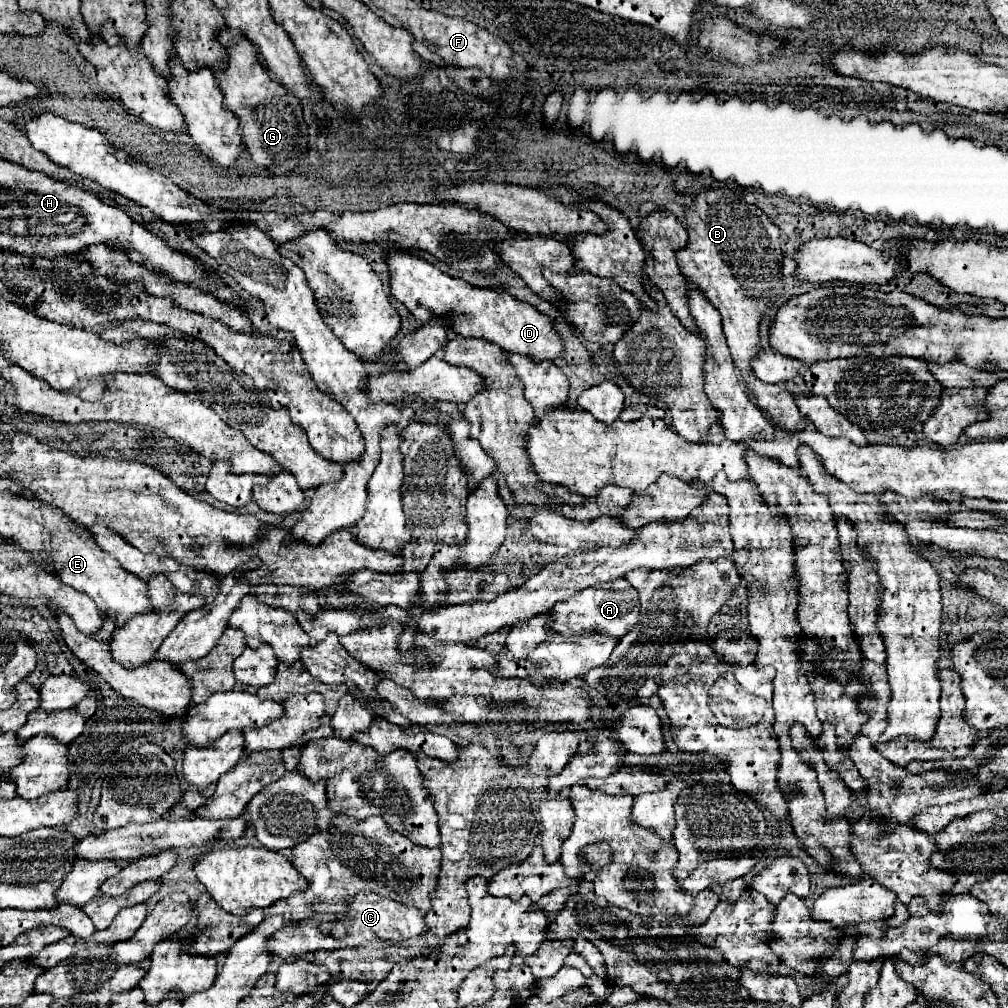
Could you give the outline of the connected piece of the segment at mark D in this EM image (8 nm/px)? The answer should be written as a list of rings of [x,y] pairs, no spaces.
[[[391,250],[387,254],[387,266],[391,296],[405,304],[405,308],[421,324],[427,324],[437,316],[445,316],[451,322],[451,330],[459,336],[485,338],[499,344],[505,352],[529,356],[537,364],[543,360],[559,362],[563,340],[555,332],[551,318],[537,312],[531,304],[519,302],[507,292],[475,288],[461,278],[451,278],[427,260],[403,250]]]

